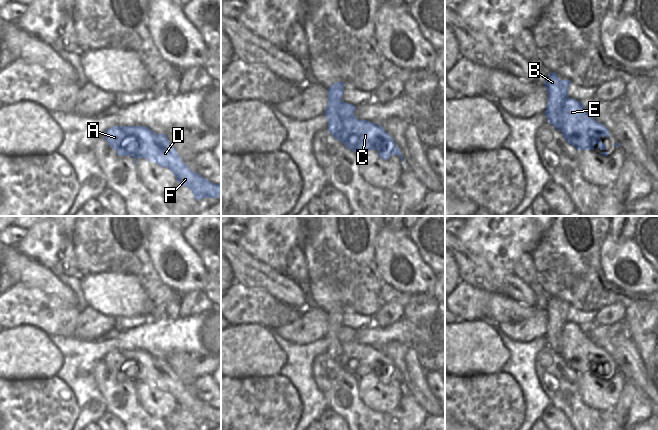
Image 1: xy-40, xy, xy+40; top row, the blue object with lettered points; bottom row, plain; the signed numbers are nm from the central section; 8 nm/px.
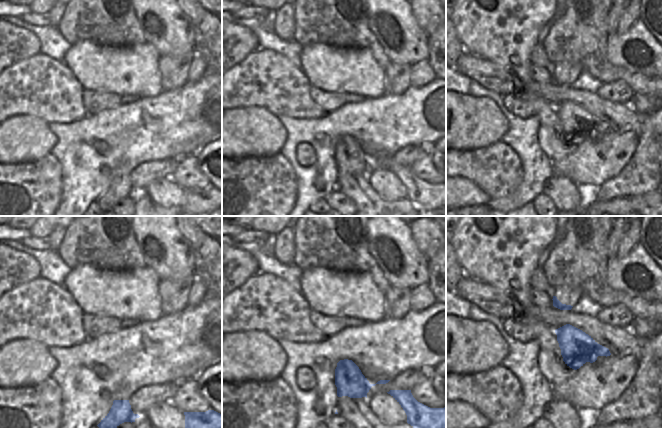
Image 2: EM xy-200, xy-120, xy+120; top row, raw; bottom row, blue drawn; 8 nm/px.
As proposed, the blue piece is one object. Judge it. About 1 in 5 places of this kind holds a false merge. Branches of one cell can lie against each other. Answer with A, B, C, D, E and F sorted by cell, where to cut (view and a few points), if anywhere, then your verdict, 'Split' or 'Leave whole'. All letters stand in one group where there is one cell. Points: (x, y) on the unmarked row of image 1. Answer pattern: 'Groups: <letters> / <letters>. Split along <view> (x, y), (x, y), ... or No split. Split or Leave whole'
Groups: A / B C D E F. Split along xy (337, 339), (341, 343), (343, 363), (351, 369), (352, 373). Split.

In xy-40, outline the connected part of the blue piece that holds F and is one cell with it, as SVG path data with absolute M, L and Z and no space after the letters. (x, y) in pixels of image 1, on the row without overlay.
M122 350L122 353L128 359L129 378L171 394L178 408L189 412L196 425L221 420L221 408L213 408L197 396L193 396L182 385L166 358L157 358L145 350Z

